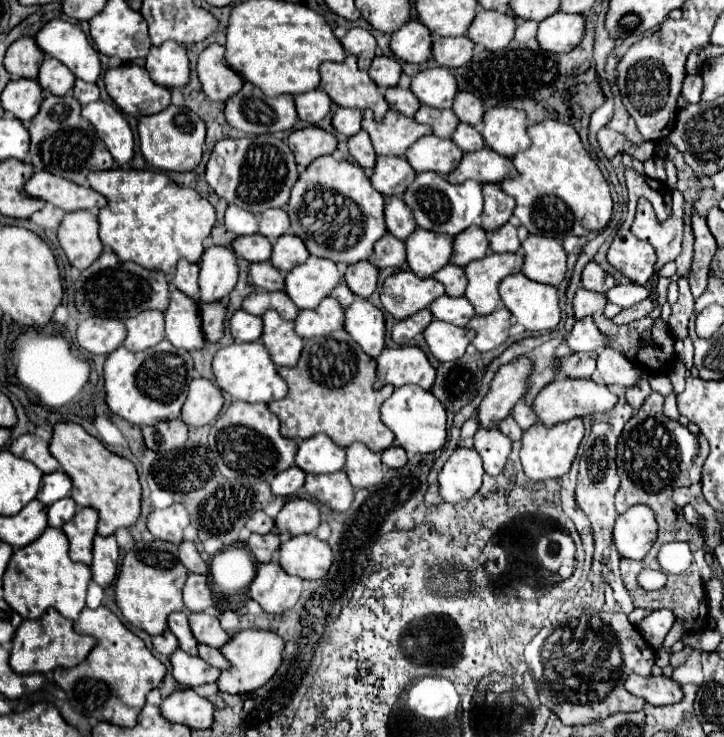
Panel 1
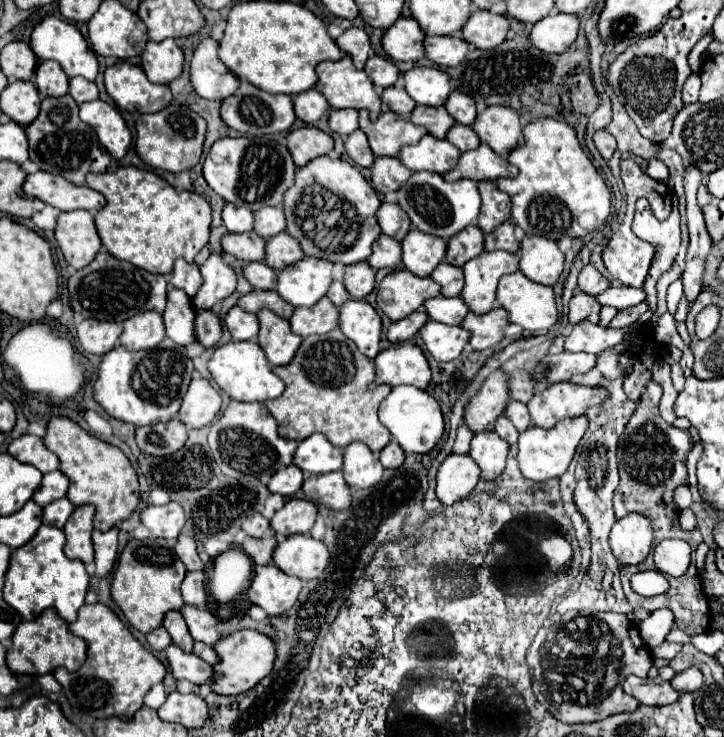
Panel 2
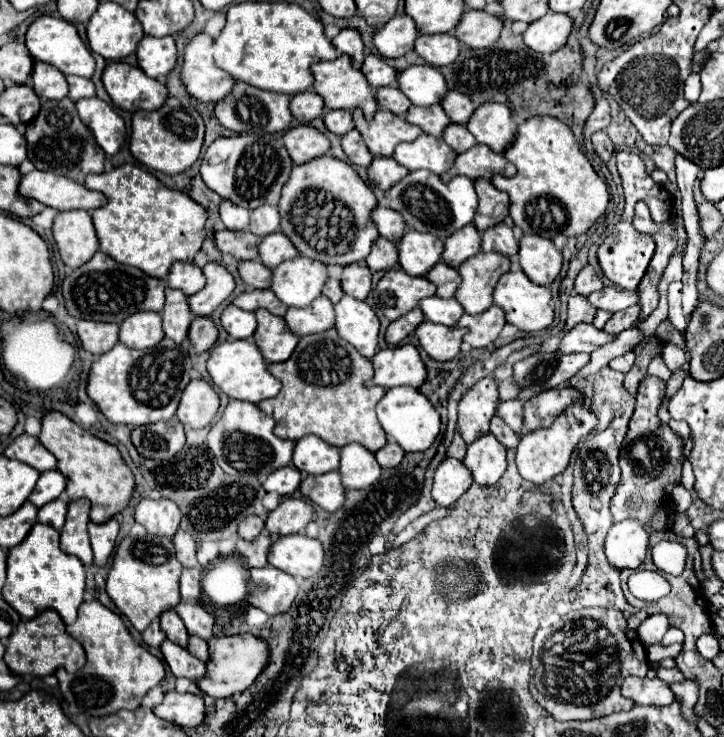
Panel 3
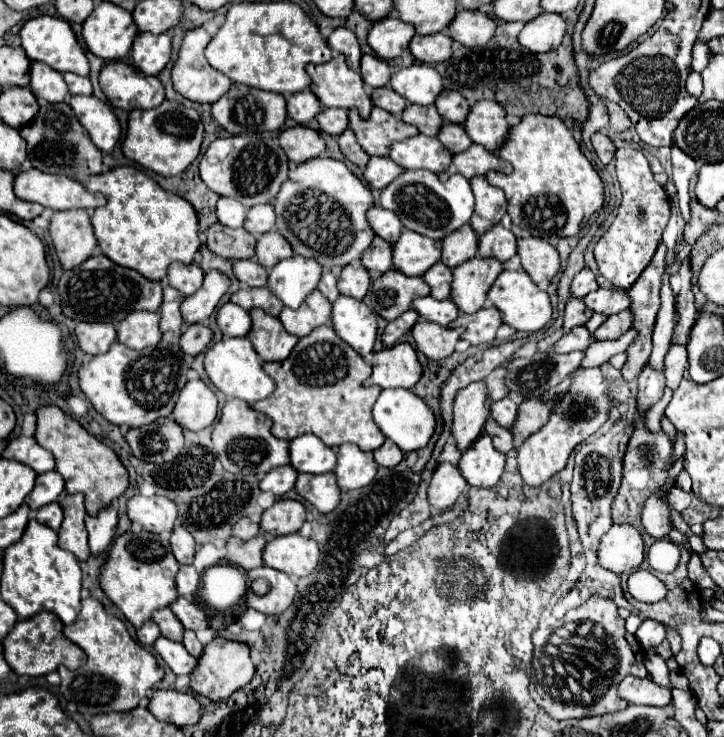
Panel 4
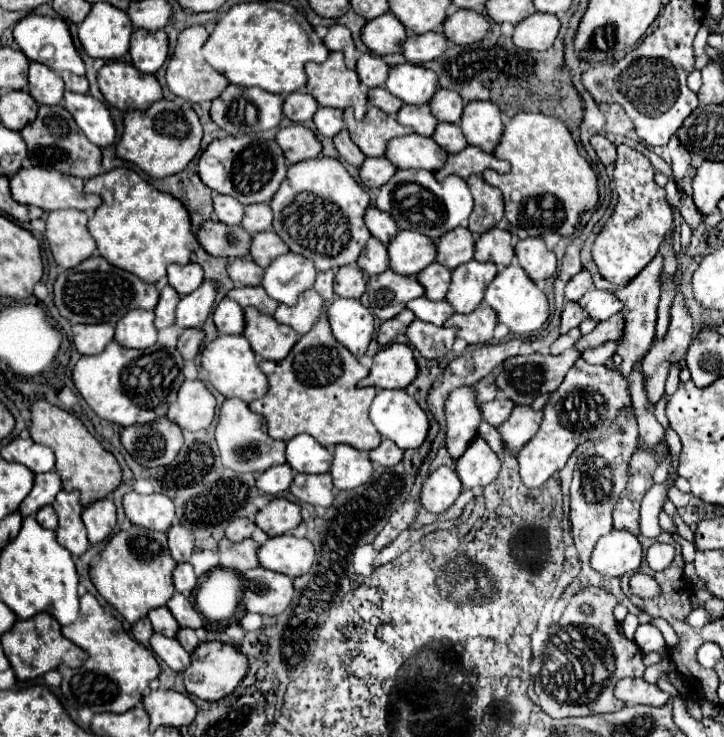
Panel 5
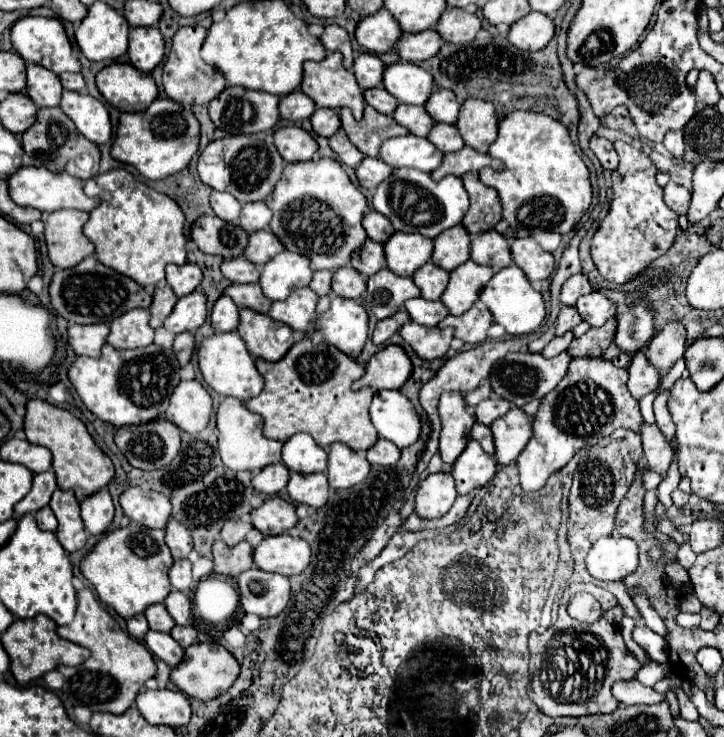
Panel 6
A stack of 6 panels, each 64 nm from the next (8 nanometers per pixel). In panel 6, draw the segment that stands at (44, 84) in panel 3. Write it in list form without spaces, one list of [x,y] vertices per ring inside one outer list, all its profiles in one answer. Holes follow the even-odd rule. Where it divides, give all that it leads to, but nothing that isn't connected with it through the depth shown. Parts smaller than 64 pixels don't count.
[[[28,64],[26,74],[28,74],[26,92],[38,106],[58,106],[60,104],[62,84],[56,74],[48,72],[46,68],[40,68],[38,64]]]

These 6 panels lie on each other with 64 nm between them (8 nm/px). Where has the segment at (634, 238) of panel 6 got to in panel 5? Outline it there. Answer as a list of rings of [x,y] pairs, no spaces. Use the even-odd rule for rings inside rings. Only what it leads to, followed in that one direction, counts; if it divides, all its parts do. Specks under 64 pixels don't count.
[[[618,146],[614,182],[618,190],[618,204],[592,246],[592,258],[602,278],[616,286],[626,286],[658,254],[664,234],[672,226],[672,210],[666,202],[664,188],[654,182],[654,168],[650,160],[630,146]]]

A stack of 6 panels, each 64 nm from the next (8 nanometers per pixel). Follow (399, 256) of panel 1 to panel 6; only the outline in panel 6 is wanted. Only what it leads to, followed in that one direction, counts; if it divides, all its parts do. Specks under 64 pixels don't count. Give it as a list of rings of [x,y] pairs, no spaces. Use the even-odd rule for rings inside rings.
[[[366,240],[364,246],[360,250],[354,252],[352,256],[352,266],[362,272],[364,276],[372,276],[376,272],[380,272],[384,266],[386,266],[386,260],[384,260],[384,246],[380,242],[374,242],[374,240]]]

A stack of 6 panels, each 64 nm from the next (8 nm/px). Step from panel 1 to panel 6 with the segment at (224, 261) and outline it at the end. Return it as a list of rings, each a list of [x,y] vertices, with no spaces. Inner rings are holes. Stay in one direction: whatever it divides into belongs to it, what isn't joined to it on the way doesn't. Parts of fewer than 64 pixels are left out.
[[[196,290],[184,298],[178,300],[172,314],[166,318],[164,328],[180,334],[180,332],[194,332],[198,330],[206,320],[206,294],[202,290]]]

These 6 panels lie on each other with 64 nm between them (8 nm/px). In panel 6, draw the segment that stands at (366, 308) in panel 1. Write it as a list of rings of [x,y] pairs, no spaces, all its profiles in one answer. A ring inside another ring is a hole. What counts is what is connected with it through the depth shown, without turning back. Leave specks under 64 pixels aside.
[[[332,298],[328,312],[322,314],[318,326],[320,330],[314,334],[314,340],[334,344],[350,358],[358,358],[368,340],[368,312],[356,300]]]

